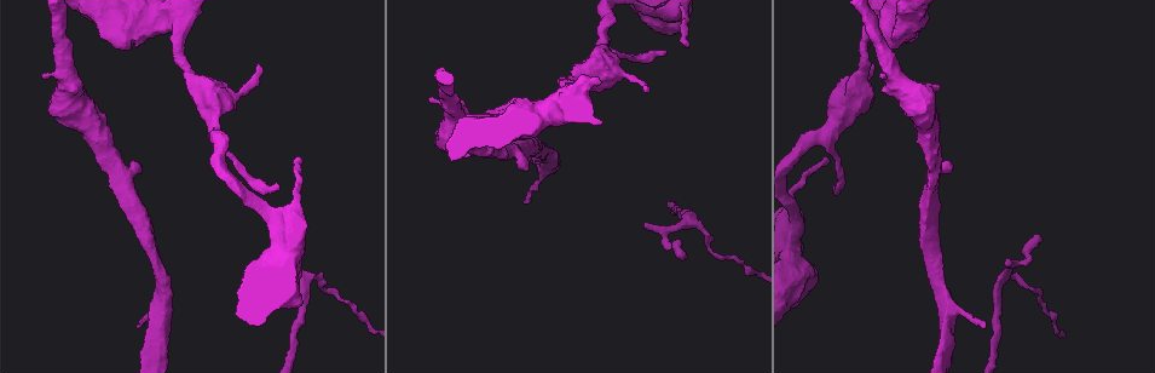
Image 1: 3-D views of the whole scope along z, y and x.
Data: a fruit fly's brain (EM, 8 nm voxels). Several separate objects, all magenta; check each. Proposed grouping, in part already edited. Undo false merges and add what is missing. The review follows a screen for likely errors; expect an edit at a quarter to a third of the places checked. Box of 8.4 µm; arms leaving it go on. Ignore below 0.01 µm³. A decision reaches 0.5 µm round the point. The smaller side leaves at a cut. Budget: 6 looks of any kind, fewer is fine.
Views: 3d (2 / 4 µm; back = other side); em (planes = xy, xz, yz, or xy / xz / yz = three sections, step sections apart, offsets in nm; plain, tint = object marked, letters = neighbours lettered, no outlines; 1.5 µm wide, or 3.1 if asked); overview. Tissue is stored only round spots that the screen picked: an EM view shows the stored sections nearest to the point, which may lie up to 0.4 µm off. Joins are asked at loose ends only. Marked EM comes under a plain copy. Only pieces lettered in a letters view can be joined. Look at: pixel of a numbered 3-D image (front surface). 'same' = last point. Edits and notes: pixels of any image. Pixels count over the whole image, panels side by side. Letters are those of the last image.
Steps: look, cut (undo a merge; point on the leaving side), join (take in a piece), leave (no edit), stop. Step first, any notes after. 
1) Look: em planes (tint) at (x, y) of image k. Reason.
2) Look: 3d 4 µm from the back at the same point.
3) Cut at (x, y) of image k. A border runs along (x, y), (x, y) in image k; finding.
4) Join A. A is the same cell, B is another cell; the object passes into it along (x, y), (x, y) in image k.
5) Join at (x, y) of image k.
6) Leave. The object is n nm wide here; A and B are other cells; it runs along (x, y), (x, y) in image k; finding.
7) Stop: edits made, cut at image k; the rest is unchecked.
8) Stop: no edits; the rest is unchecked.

Look: em planes (letters) at (824, 161) of image 1. Branch stops here.

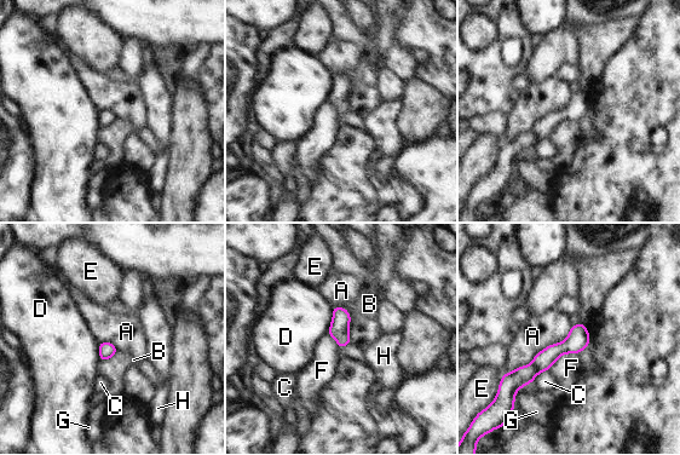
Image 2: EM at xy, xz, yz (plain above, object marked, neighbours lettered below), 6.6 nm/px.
Leave. A, B, C, D, E, F, G and H are other cells; it runs along (583, 329), (565, 347), (514, 380) in image 2; none of them fits.

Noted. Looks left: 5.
Look: 3d 4 µm at (667, 243) of image 1. Sharp bend.

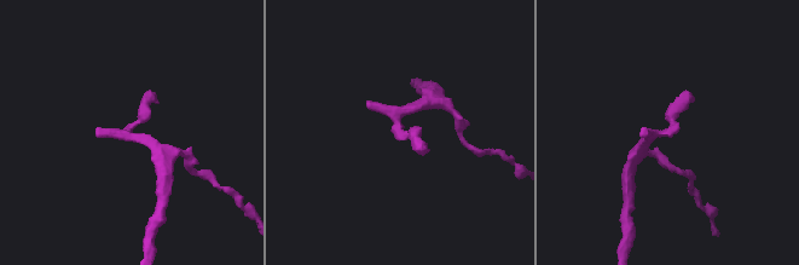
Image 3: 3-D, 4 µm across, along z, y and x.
Look: em planes (letters) at (125, 131) of image 3. Shape alone is not enough.

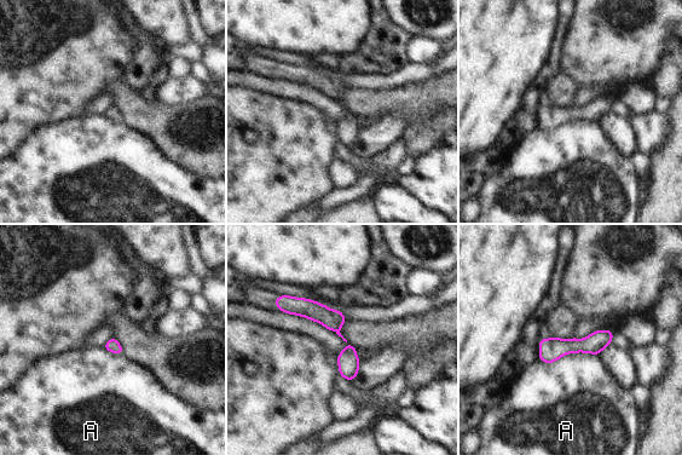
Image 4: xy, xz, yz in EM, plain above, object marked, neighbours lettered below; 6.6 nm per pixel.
Leave. A is another cell; continuous, no second cell.

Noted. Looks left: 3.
Look: 3d 4 µm at (925, 20) of image 1. An open end.

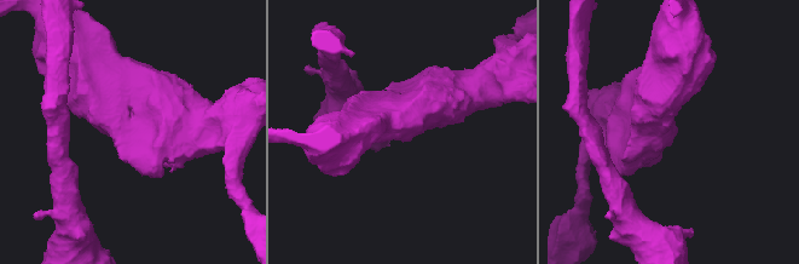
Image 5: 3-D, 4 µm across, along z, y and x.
Look: em planes (letters) at (673, 136) of image 5.

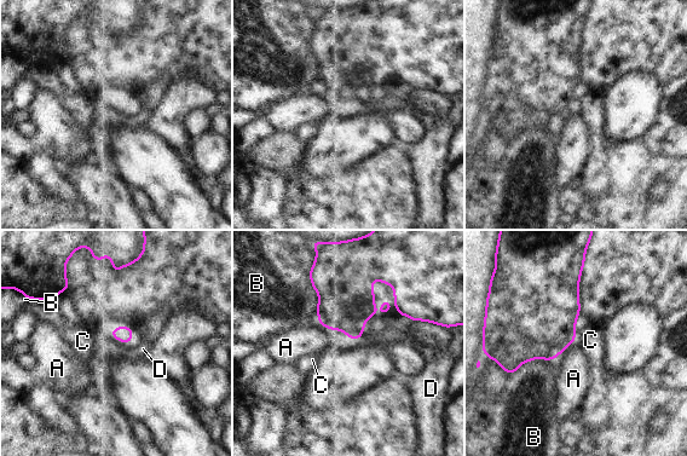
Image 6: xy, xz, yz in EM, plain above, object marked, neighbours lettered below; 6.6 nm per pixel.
Leave. A, B, C and D are other cells; a border runs along (318, 321), (340, 329), (351, 340) in image 6; none of them fits.

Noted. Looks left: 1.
Stop: no edits; the rest is unchecked.

